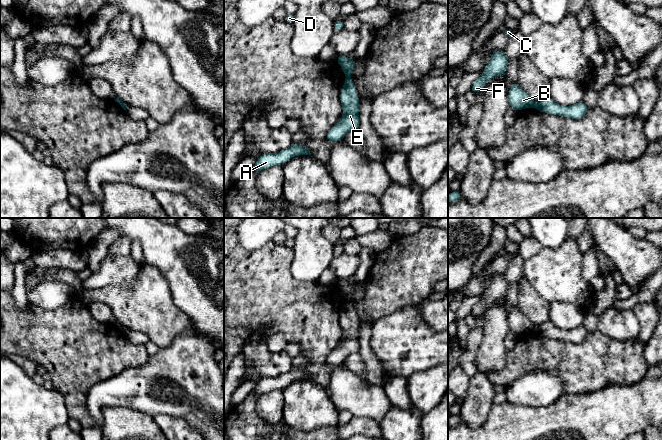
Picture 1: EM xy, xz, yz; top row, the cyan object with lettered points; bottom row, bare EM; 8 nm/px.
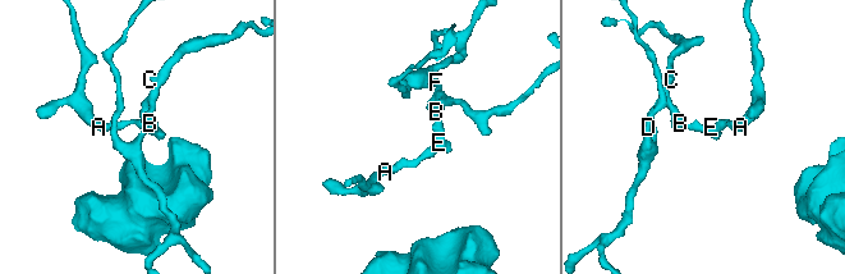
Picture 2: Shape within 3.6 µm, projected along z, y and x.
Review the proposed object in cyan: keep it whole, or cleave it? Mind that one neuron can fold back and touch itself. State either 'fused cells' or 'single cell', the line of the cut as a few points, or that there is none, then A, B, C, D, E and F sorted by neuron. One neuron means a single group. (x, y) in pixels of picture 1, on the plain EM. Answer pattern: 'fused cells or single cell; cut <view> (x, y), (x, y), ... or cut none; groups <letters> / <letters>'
fused cells; cut yz (534, 326), (531, 330); groups A E / B C D F

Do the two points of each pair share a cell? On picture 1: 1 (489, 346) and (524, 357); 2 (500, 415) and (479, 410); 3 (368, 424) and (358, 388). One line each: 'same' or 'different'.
1: different
2: different
3: different

